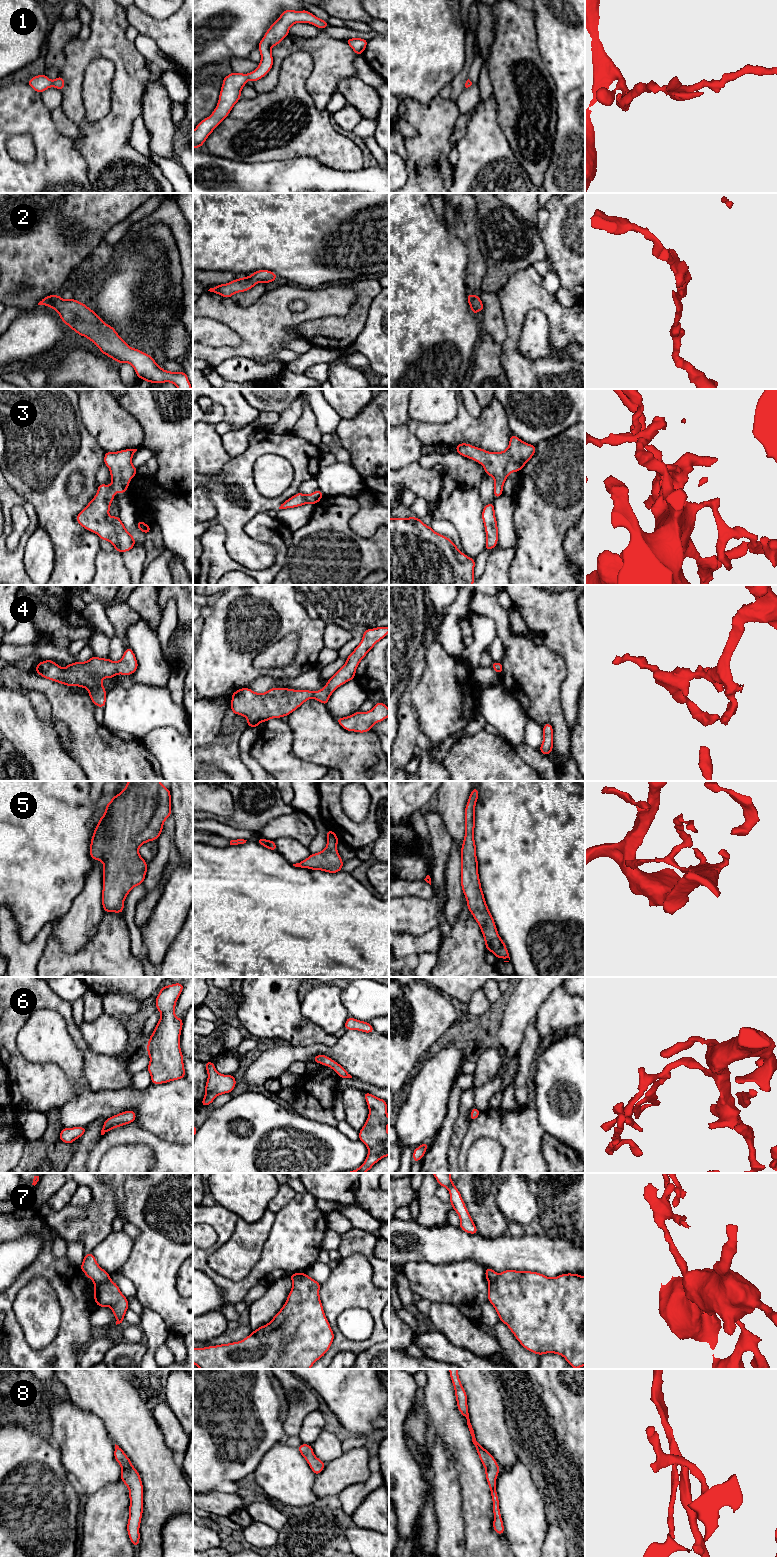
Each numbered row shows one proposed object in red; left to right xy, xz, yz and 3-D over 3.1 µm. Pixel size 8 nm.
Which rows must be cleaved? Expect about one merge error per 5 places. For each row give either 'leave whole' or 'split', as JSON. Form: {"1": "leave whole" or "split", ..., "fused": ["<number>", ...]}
{"1": "leave whole", "2": "leave whole", "3": "leave whole", "4": "leave whole", "5": "leave whole", "6": "leave whole", "7": "split", "8": "leave whole", "fused": ["7"]}

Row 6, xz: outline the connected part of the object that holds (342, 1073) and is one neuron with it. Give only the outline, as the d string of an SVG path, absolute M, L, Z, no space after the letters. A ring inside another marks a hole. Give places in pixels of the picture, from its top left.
M319 1054L315 1056L312 1061L323 1064L324 1066L329 1066L338 1074L340 1078L352 1078L352 1076L340 1064L328 1056Z

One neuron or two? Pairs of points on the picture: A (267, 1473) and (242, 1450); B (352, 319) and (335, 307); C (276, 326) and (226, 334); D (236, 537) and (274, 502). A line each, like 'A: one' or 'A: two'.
A: two
B: two
C: two
D: one

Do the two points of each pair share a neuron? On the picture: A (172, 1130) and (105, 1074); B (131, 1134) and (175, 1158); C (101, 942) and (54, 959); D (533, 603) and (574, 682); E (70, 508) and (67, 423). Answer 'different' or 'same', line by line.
A: different
B: same
C: same
D: same
E: same

